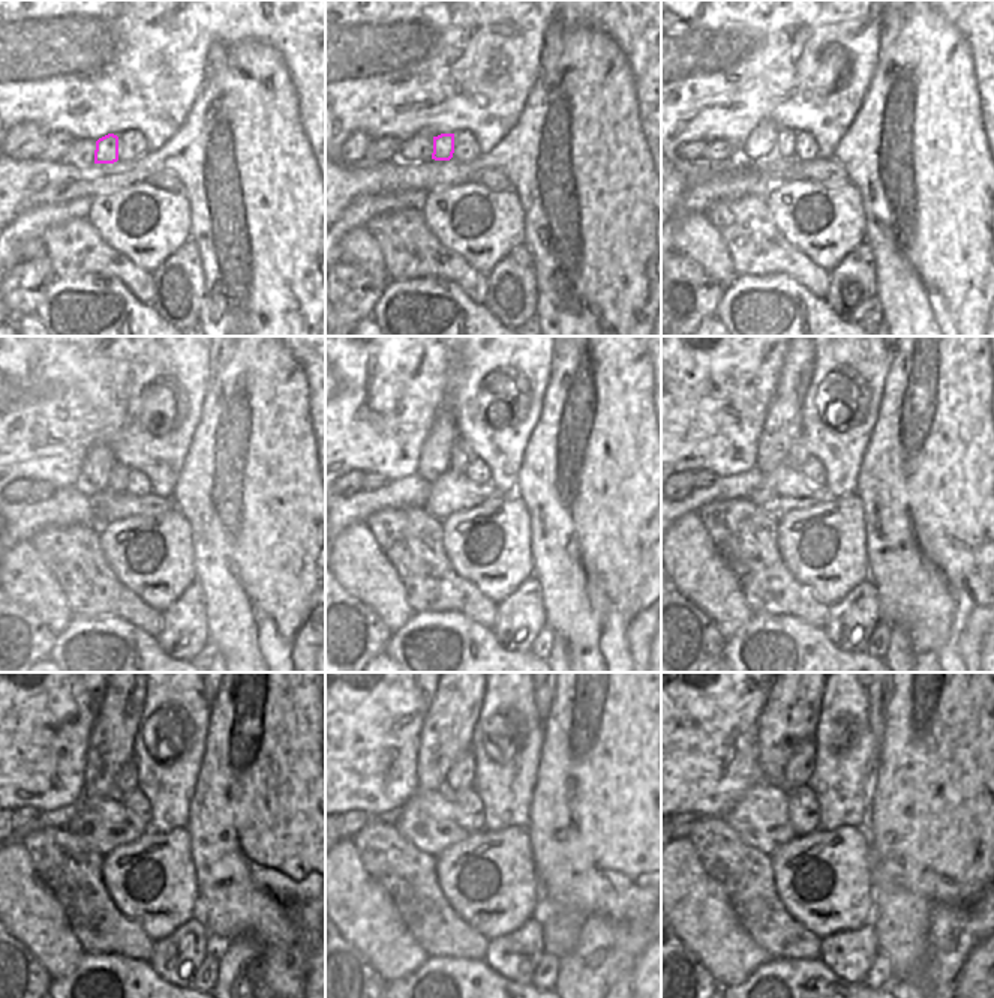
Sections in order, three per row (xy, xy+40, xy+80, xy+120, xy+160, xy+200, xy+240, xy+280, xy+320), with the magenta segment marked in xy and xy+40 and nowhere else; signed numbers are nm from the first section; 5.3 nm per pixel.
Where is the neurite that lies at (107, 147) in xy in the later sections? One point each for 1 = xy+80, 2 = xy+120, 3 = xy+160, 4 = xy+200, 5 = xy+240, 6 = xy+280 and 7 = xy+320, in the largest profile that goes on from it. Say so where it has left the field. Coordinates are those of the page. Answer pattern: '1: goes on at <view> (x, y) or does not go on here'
1: goes on at xy+80 (786, 143)
2: goes on at xy+120 (117, 480)
3: goes on at xy+160 (461, 455)
4: goes on at xy+200 (798, 455)
5: goes on at xy+240 (126, 781)
6: goes on at xy+280 (461, 778)
7: goes on at xy+320 (801, 764)

